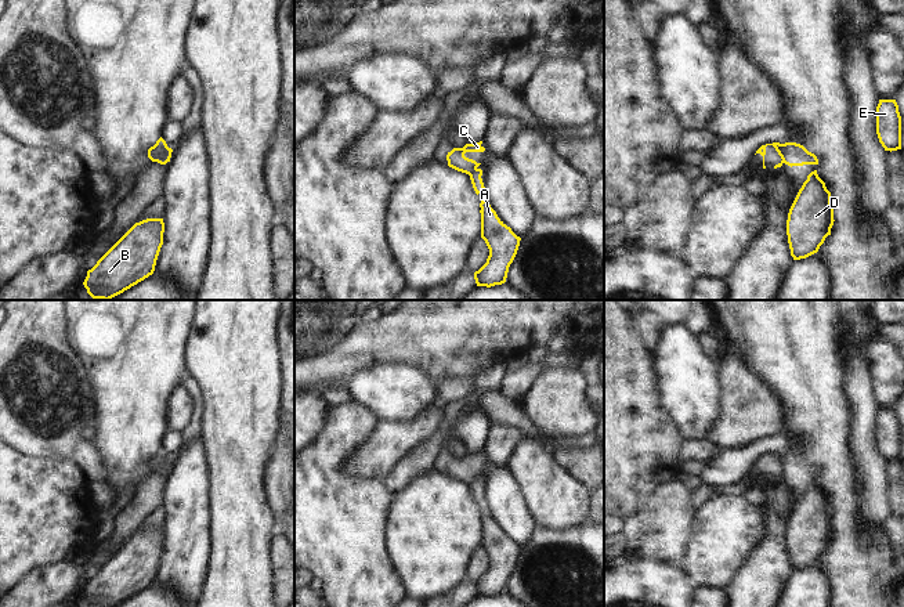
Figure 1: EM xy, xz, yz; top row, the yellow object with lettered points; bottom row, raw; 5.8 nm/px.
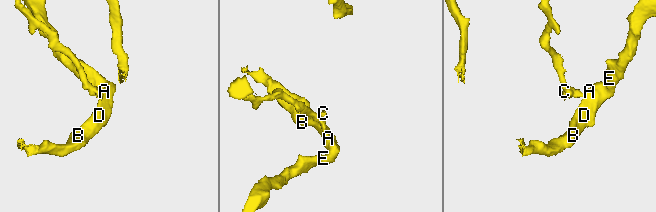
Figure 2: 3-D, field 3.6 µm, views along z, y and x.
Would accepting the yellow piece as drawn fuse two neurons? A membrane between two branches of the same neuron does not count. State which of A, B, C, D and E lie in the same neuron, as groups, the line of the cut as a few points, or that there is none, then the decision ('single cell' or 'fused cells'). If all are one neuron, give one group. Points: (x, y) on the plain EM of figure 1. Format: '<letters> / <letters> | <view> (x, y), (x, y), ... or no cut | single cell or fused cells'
A B D E / C | yz (789, 452), (784, 456), (783, 472) | fused cells

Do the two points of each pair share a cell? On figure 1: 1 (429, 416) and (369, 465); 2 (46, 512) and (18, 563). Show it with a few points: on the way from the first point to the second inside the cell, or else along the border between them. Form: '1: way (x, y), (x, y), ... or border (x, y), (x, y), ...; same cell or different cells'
1: way (413, 432), (394, 440), (384, 450); same cell
2: way (33, 524), (18, 539), (18, 551); same cell

